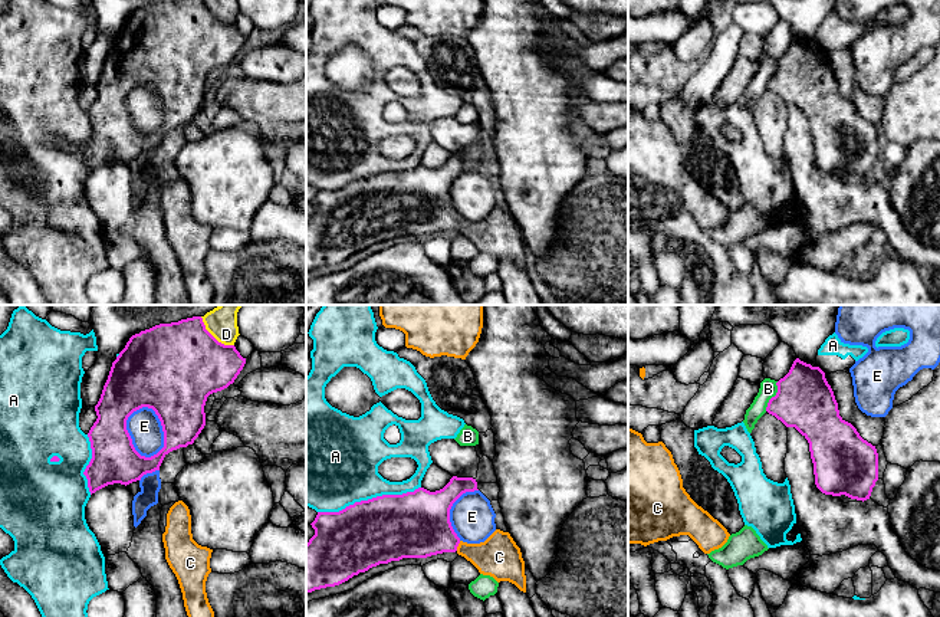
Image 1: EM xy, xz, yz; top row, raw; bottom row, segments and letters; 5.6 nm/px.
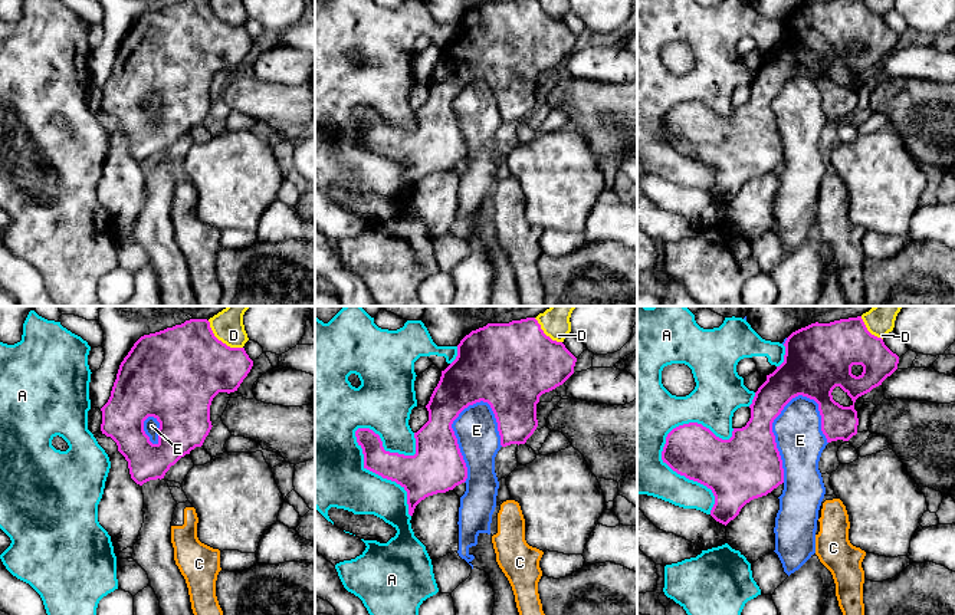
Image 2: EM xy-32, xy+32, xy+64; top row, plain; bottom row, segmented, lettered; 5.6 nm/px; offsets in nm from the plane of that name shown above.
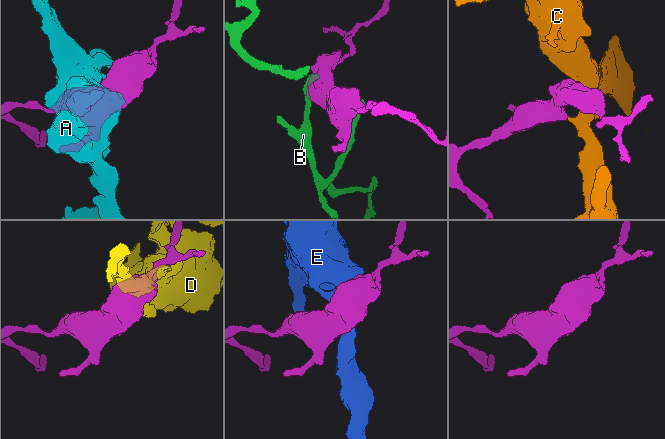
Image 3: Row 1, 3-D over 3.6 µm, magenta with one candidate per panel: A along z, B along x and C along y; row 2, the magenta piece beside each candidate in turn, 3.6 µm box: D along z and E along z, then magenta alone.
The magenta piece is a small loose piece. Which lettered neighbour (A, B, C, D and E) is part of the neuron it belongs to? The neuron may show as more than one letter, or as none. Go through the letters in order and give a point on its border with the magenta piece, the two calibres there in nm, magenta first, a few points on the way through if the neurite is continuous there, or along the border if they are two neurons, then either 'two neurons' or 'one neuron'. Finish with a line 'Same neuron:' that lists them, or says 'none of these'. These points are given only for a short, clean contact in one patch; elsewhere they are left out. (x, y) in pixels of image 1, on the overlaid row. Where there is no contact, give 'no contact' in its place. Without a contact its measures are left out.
A: contact xz (368, 499); calibres 380 and 440 nm; two neurons
B: contact yz (775, 396); calibres 320 and 100 nm; border yz (778, 381), (776, 391), (765, 410); two neurons
C: contact xz (457, 545); calibres 360 and 240 nm; way xz (418, 525), (424, 531), (457, 545), (480, 555), (499, 557); one neuron
D: contact xy (213, 337); calibres 480 and 180 nm; two neurons
E: contact xy (163, 430); calibres 360 and 190 nm; two neurons
Same neuron: C

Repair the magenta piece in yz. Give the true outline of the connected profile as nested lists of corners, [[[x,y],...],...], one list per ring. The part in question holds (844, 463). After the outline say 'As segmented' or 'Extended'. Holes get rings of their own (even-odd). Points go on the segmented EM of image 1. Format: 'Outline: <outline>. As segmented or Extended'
Outline: [[[796,358],[789,373],[776,385],[778,393],[769,400],[766,411],[786,427],[795,427],[808,440],[816,488],[825,495],[845,495],[862,502],[870,499],[878,480],[877,449],[839,416],[838,403],[825,373]]]. As segmented

